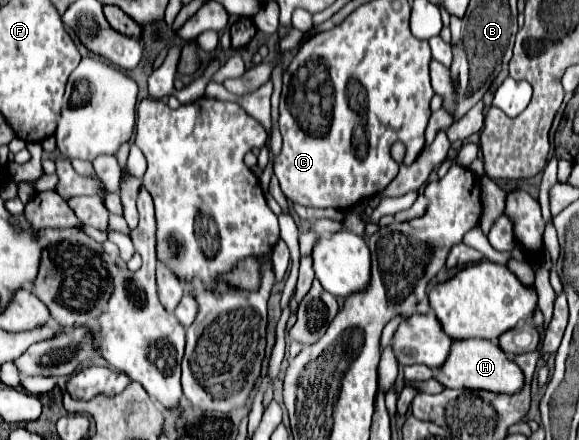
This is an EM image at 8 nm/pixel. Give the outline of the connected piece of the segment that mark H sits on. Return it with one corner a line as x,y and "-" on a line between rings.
454,339
450,357
438,367
436,381
448,389
486,389
496,393
516,393
524,385
524,375
516,363
492,341
486,339

